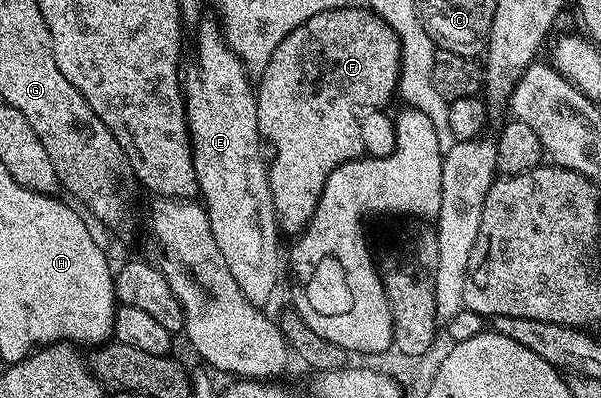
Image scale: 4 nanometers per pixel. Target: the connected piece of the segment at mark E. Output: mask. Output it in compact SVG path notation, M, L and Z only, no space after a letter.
M205 17L196 24L195 30L197 56L193 59L193 68L184 72L183 94L199 199L209 215L215 245L219 245L219 253L223 253L223 261L227 261L227 269L231 269L231 277L235 277L235 285L239 285L247 301L264 308L265 302L277 291L277 274L283 271L283 255L277 252L279 228L275 205L271 201L267 155L261 152L263 140L257 124L257 93L241 58L225 44L220 22Z

